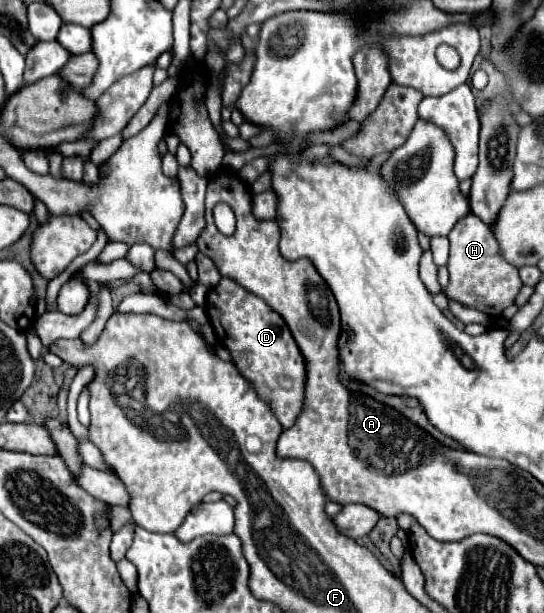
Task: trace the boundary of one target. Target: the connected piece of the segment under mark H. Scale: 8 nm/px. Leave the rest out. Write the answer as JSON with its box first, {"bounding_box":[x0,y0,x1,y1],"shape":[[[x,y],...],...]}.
{"bounding_box":[445,214,523,316],"shape":[[[467,214],[465,218],[461,218],[447,238],[451,242],[451,254],[447,264],[451,282],[445,288],[445,294],[489,316],[499,316],[507,306],[515,302],[515,296],[523,286],[517,268],[513,268],[509,262],[505,262],[499,256],[499,250],[497,250],[499,246],[495,236],[487,228],[487,224],[473,214]]]}

